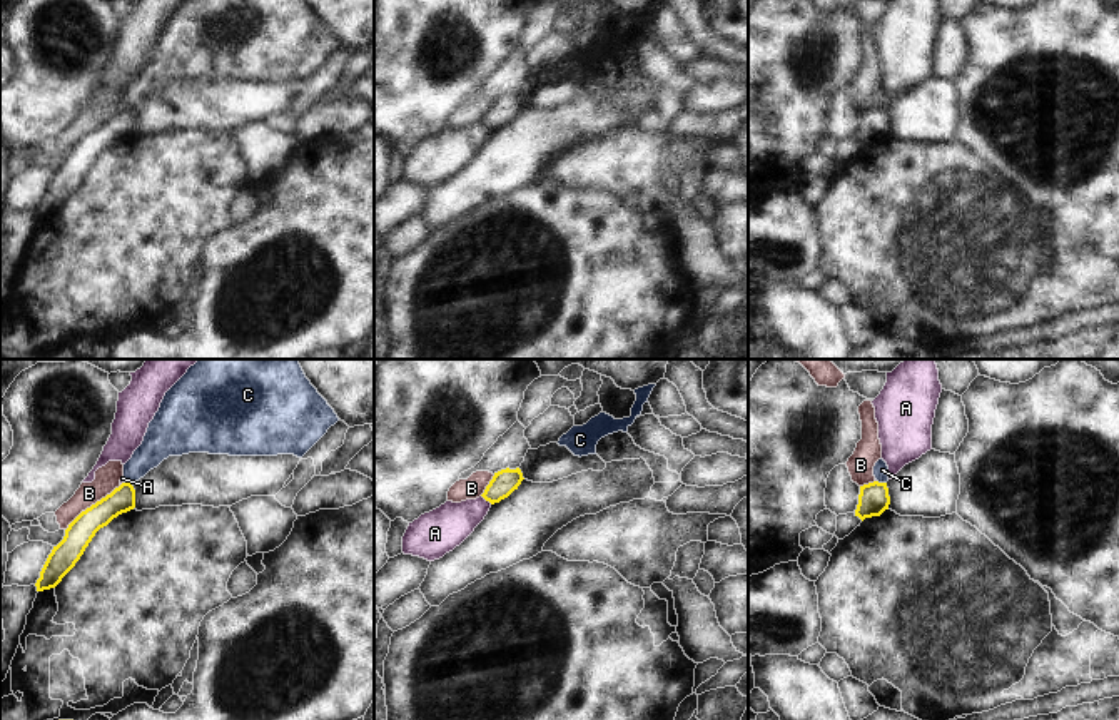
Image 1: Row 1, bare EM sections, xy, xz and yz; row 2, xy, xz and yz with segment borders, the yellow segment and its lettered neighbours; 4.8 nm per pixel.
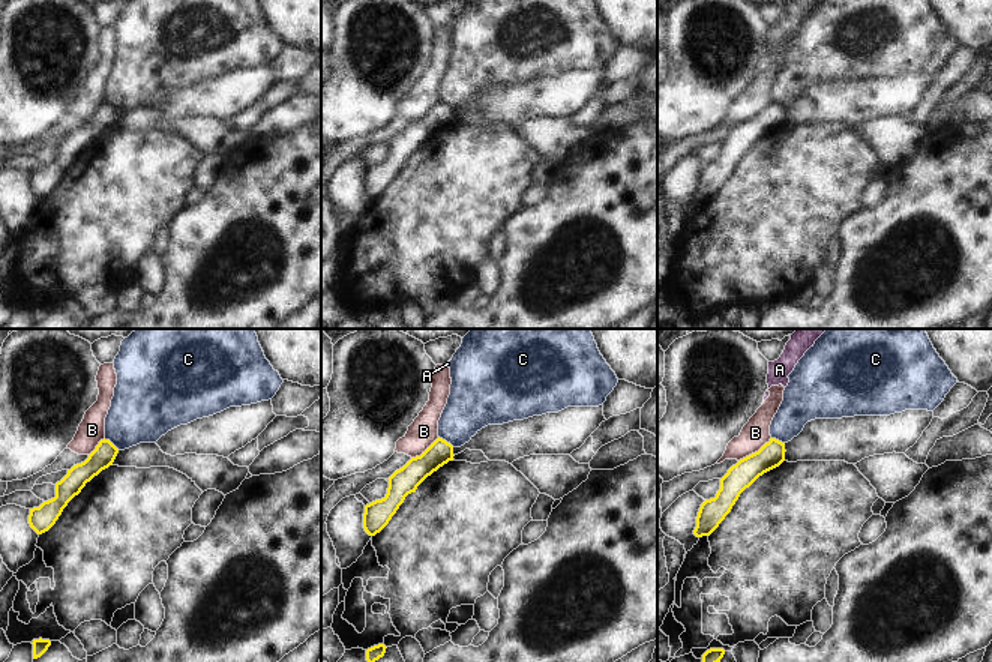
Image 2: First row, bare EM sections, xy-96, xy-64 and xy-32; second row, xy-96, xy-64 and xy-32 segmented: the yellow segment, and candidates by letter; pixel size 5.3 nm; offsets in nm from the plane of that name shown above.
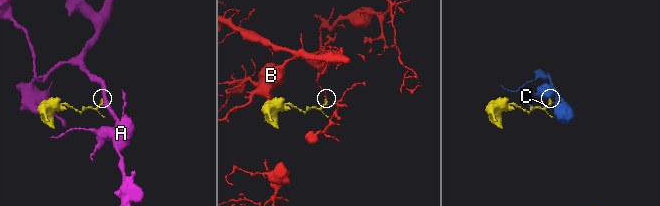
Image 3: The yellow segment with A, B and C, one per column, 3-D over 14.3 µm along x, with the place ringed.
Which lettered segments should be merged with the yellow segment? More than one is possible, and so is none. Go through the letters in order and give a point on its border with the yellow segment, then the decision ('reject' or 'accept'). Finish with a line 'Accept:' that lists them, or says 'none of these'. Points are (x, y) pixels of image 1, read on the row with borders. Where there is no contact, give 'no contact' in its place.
A: xz (486, 500) | reject
B: xy (92, 505) | reject
C: yz (882, 483) | reject
Accept: none of these

